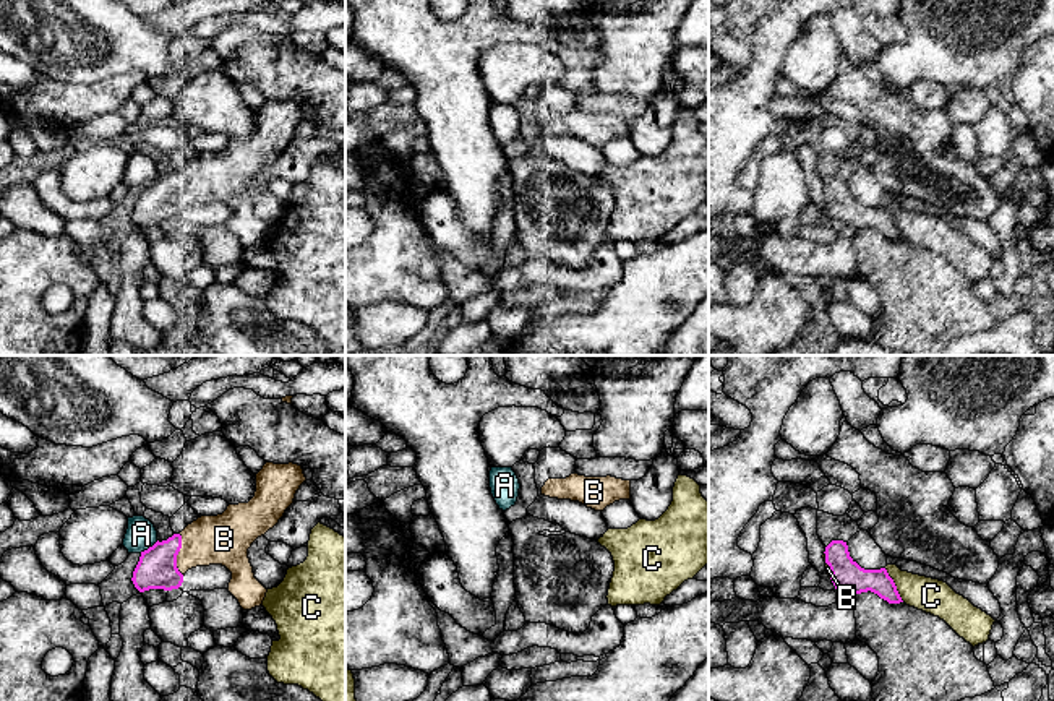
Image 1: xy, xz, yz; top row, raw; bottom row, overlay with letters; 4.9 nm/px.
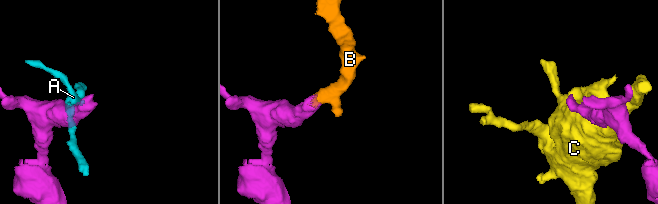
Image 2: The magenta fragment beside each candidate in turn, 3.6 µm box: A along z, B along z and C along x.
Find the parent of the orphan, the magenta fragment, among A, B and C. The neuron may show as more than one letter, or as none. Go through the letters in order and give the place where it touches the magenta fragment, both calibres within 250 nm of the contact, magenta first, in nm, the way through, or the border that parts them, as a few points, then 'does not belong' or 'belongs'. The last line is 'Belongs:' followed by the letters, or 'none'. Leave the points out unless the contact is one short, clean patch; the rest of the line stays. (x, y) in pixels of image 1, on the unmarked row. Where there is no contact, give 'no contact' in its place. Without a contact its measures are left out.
A: xy (149, 184) | 190/150 nm | along xy (158, 177), (140, 189) | does not belong
B: xy (177, 190) | 190/260 nm | belongs
C: yz (894, 221) | 160/170 nm | does not belong
Belongs: B

